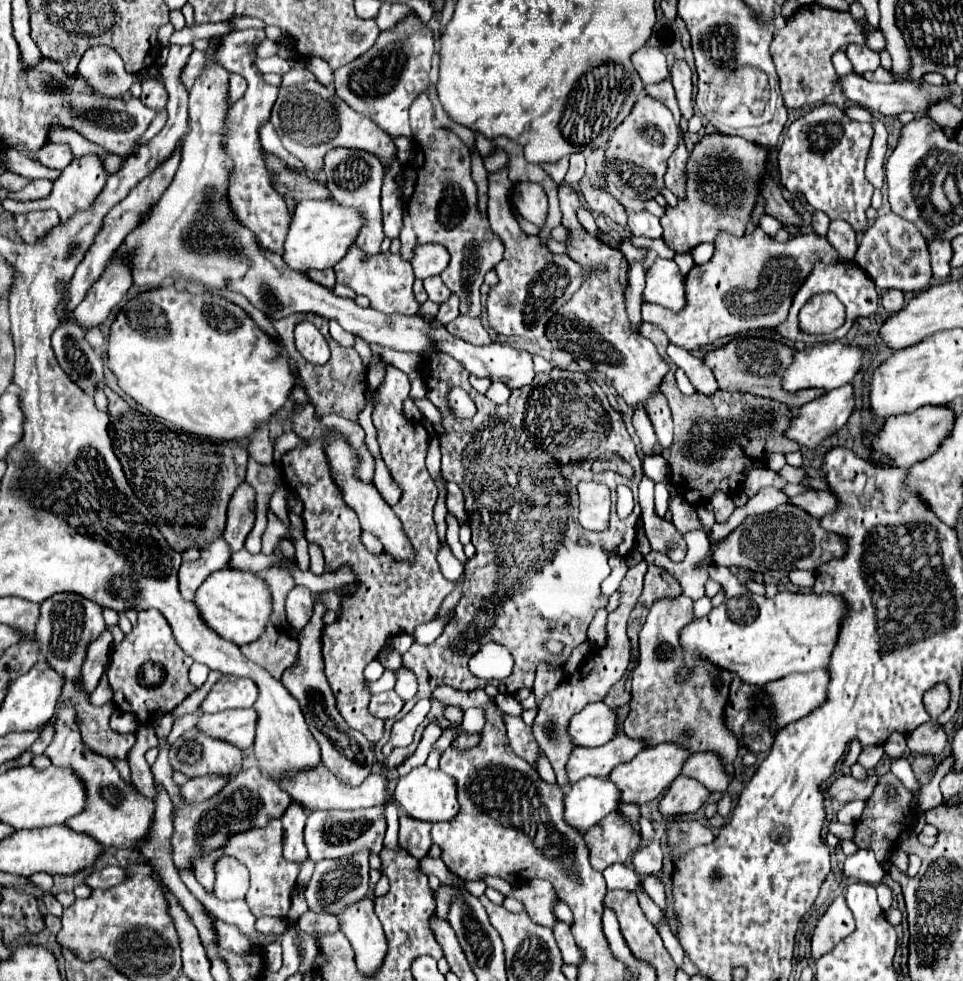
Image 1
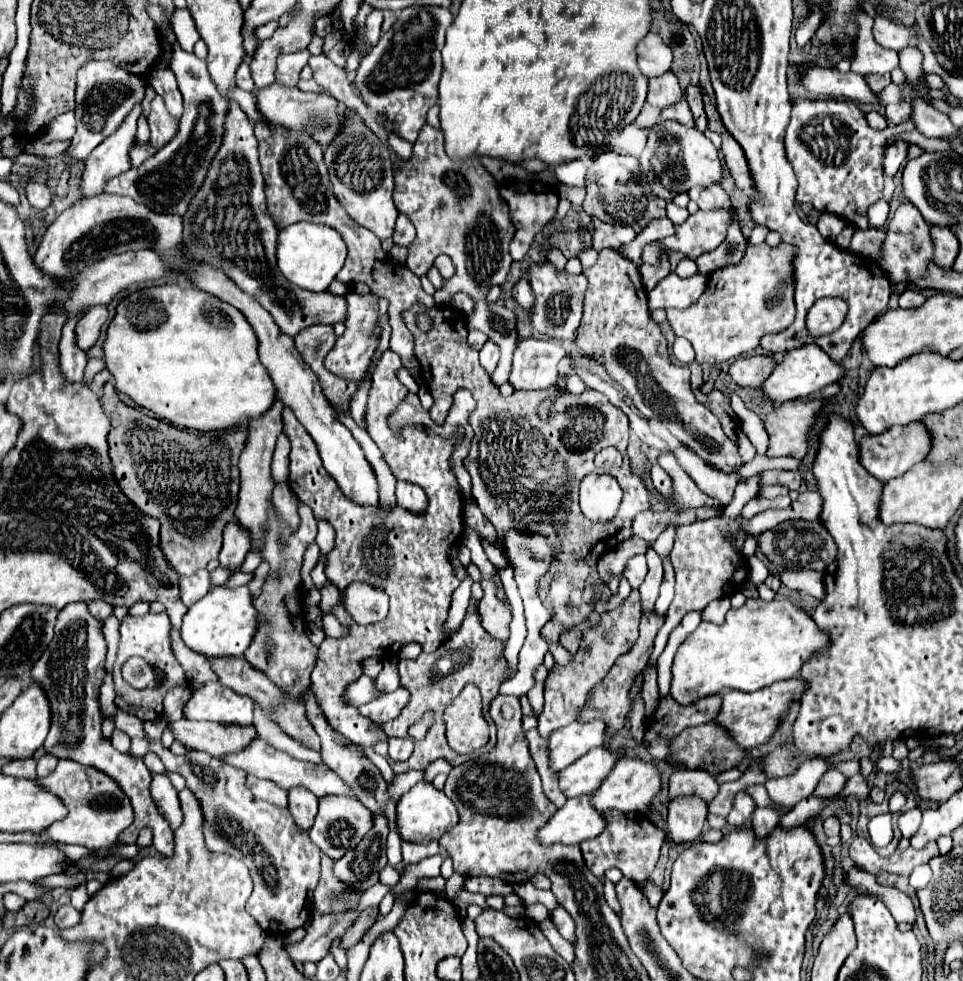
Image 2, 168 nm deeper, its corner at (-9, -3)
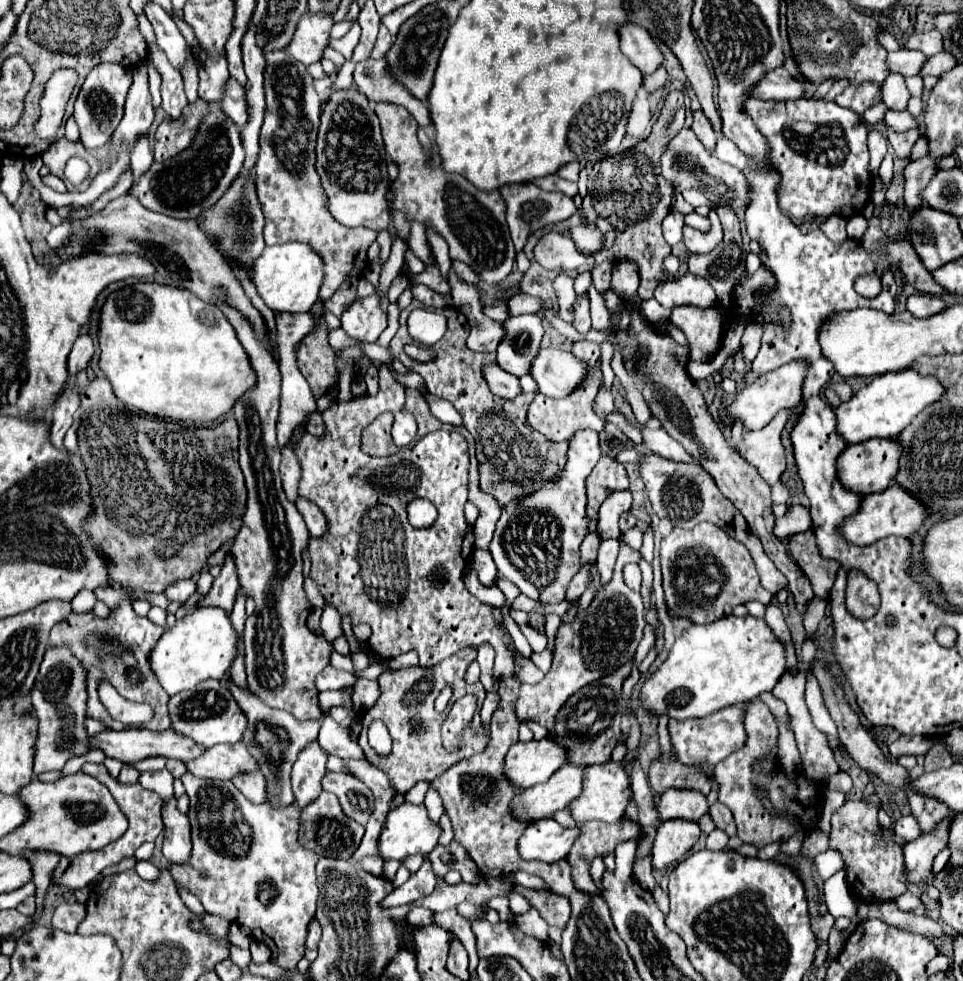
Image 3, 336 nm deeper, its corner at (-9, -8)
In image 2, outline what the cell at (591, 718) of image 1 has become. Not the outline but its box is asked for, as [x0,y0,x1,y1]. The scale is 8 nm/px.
[549,719,607,771]

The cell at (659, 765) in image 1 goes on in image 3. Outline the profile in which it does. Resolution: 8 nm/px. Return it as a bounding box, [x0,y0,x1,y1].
[571,747,640,822]

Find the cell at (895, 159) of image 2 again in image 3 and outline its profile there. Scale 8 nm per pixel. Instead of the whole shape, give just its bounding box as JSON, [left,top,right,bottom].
[887,126,921,158]

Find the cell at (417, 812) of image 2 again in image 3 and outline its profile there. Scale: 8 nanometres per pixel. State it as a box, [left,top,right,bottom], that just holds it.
[379,804,441,862]

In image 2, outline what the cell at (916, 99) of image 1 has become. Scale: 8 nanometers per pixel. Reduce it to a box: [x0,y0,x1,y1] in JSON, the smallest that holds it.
[801,69,879,107]

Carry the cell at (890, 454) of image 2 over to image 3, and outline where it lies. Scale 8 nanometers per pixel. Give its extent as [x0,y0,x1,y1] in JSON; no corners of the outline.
[837,438,901,496]

